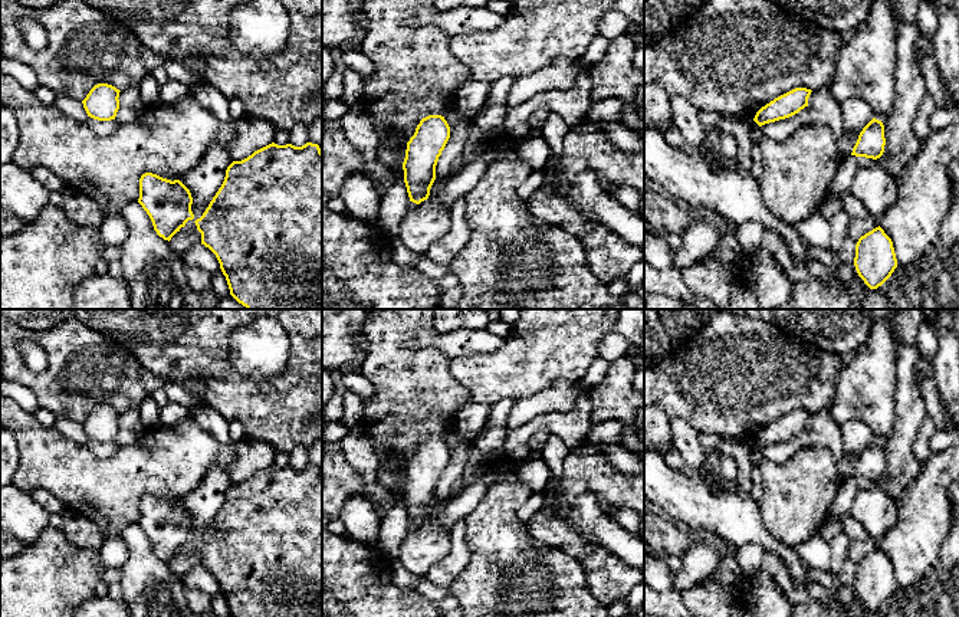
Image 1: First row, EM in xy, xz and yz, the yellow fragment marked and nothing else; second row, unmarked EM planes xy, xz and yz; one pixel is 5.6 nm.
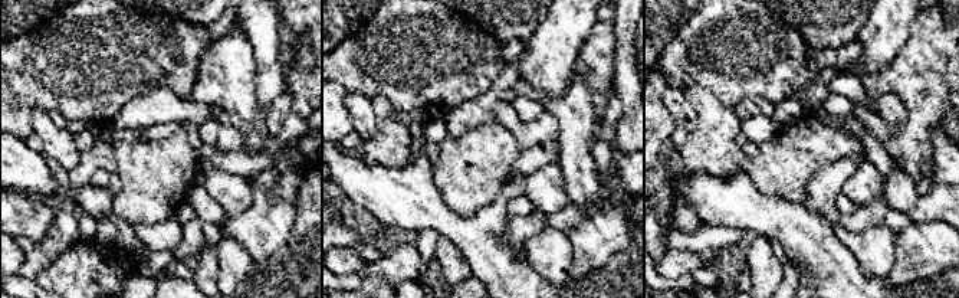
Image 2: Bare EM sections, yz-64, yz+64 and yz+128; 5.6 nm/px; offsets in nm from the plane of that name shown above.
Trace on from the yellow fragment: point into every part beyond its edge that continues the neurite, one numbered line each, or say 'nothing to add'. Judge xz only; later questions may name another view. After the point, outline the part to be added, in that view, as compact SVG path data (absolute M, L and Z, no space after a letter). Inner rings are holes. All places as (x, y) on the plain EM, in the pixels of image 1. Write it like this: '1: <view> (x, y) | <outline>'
nothing to add

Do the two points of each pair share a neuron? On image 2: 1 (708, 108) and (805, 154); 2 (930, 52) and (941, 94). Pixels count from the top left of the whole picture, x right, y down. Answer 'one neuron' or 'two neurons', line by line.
1: one neuron
2: one neuron

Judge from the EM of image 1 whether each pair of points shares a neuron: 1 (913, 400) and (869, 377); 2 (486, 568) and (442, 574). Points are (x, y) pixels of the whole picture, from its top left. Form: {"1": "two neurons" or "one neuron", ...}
{"1": "two neurons", "2": "two neurons"}

